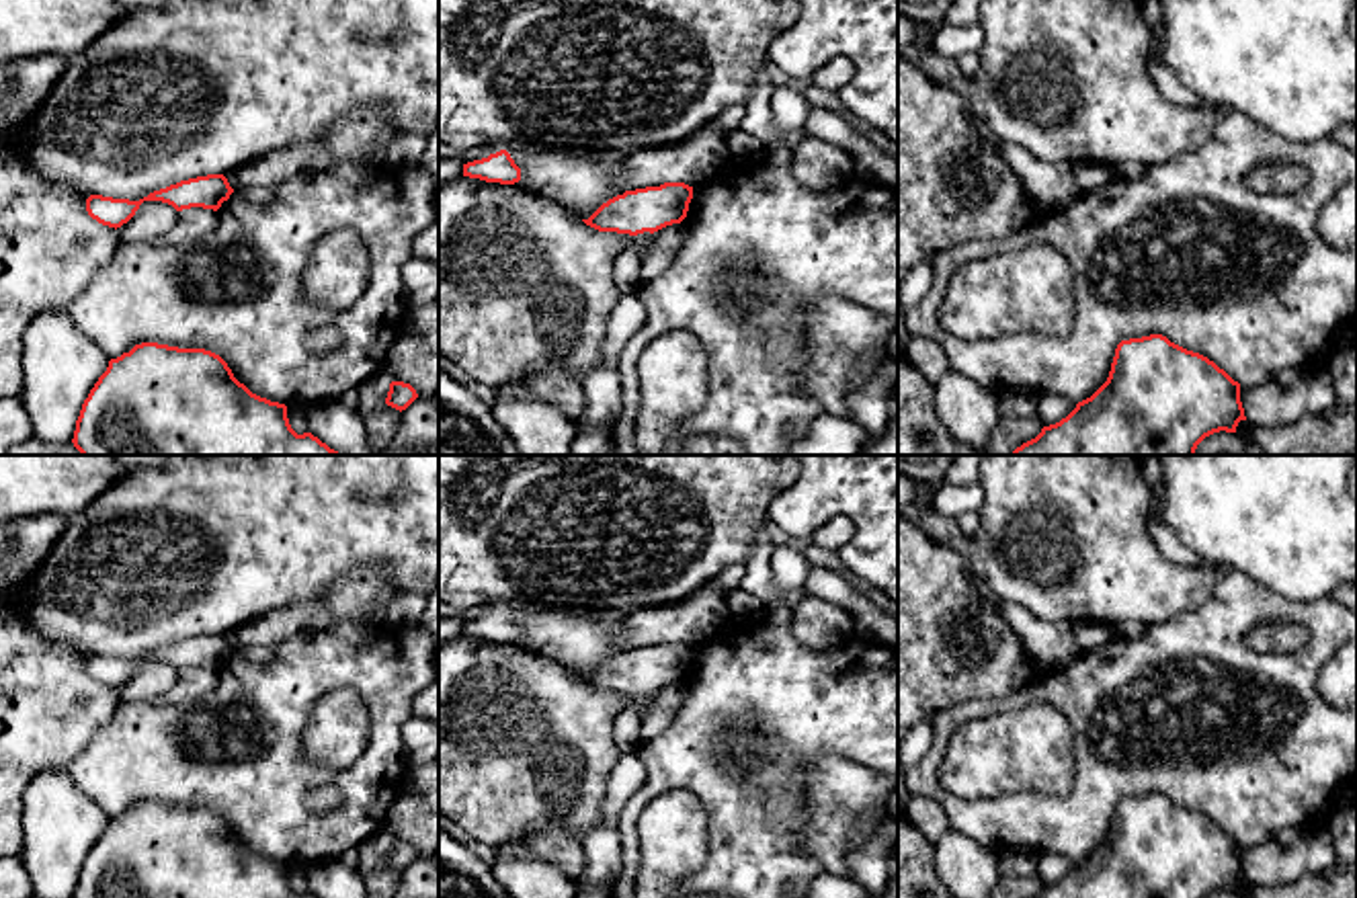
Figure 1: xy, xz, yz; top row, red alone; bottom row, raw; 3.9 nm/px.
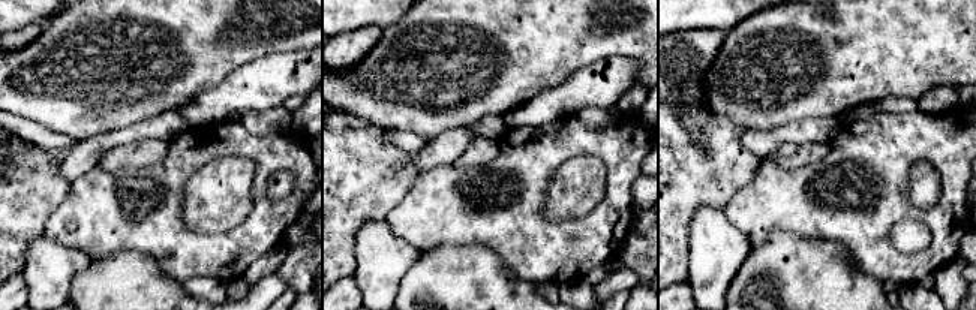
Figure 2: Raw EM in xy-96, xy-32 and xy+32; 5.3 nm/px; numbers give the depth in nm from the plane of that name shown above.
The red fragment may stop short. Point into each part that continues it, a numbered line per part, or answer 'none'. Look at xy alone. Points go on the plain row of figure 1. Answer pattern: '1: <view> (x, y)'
none

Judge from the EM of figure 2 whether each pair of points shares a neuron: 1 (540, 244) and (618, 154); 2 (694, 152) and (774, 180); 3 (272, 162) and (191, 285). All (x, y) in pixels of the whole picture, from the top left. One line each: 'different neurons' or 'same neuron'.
1: same neuron
2: different neurons
3: different neurons

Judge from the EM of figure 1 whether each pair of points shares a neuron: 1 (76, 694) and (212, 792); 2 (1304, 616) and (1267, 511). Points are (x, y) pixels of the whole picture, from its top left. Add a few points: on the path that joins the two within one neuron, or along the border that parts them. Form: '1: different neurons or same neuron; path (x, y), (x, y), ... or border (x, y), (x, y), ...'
1: different neurons; border (119, 704), (80, 753)
2: different neurons; border (1253, 581), (1292, 599), (1319, 601), (1329, 597)

